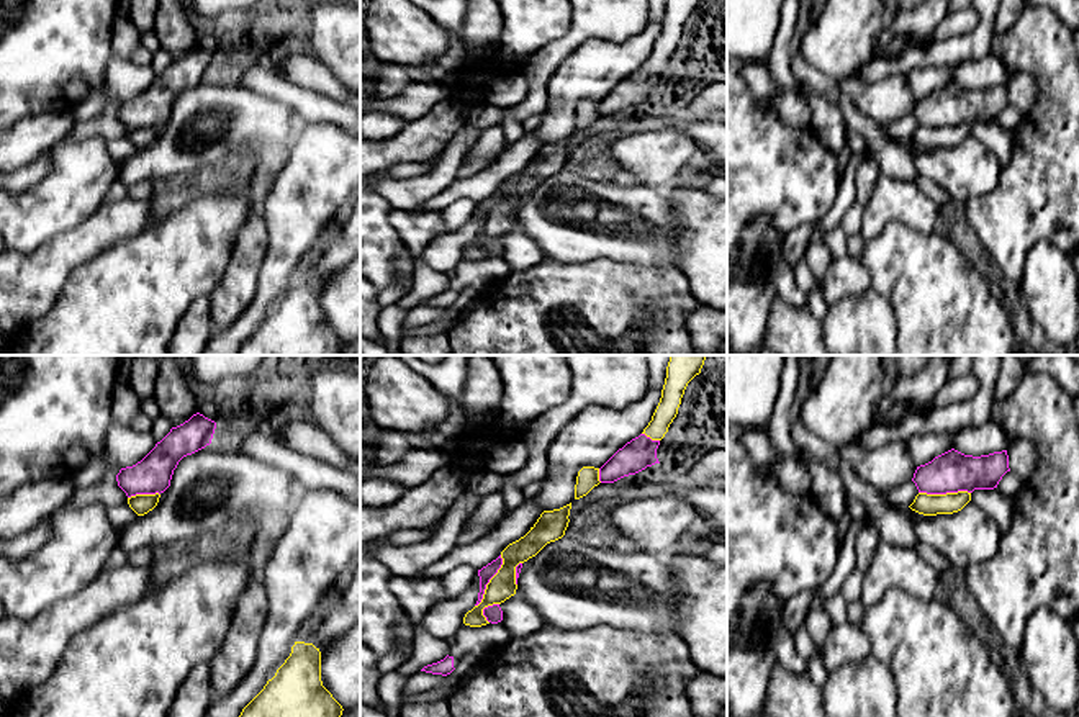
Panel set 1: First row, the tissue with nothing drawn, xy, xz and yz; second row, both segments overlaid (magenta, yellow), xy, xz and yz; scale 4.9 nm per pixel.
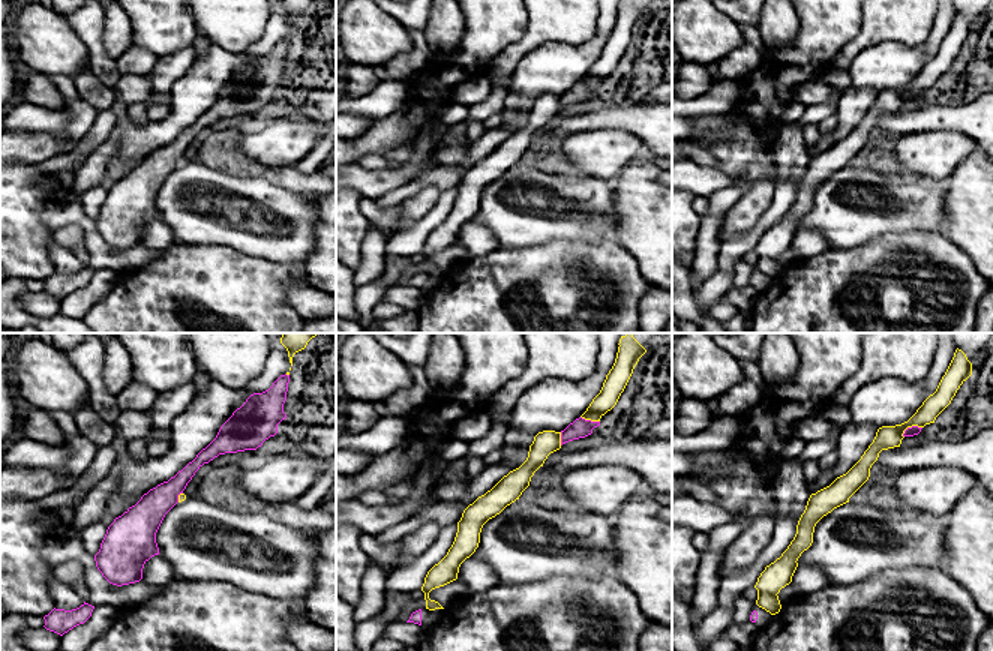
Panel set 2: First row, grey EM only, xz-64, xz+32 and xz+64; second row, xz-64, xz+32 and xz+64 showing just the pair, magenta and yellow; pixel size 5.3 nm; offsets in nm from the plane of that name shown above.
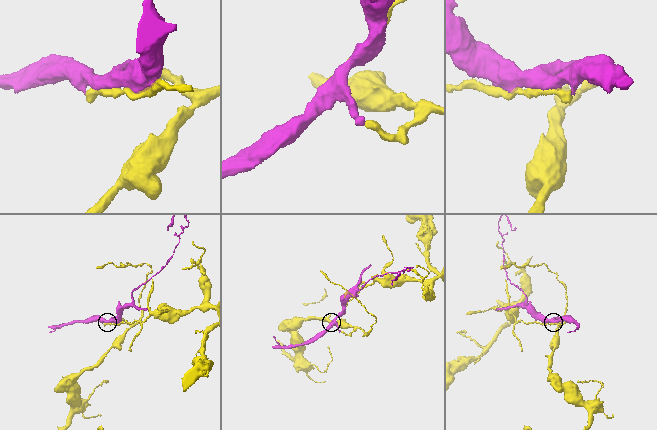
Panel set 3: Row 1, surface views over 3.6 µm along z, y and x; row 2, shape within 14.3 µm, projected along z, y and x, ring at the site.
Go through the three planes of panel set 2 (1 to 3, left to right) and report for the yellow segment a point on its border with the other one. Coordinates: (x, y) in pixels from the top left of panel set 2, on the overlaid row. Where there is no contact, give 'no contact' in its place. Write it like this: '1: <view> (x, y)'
1: xz-64 (177, 497)
2: xz+32 (590, 420)
3: xz+64 (912, 426)

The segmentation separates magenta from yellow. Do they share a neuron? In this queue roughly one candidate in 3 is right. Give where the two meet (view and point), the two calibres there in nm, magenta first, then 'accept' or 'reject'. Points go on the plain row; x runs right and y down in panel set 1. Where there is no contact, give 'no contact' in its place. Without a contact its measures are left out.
xz (488, 215) | 70/140 nm | reject

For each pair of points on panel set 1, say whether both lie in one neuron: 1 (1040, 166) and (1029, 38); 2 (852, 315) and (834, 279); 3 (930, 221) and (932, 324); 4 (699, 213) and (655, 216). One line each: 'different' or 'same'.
1: same
2: different
3: different
4: different

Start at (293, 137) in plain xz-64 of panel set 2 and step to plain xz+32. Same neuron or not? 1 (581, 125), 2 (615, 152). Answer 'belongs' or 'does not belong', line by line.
1: does not belong
2: belongs

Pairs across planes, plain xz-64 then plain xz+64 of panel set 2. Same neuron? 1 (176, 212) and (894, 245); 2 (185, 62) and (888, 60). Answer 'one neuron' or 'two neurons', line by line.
1: two neurons
2: two neurons

